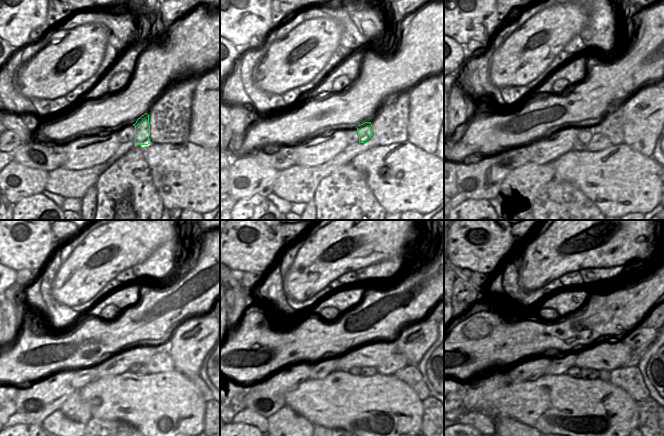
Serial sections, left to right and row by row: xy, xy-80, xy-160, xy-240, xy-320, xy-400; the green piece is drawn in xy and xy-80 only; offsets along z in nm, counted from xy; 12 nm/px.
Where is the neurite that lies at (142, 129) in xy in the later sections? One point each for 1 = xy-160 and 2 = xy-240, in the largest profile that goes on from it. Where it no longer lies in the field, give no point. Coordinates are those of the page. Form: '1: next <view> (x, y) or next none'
1: next xy-160 (585, 134)
2: next xy-240 (133, 368)

